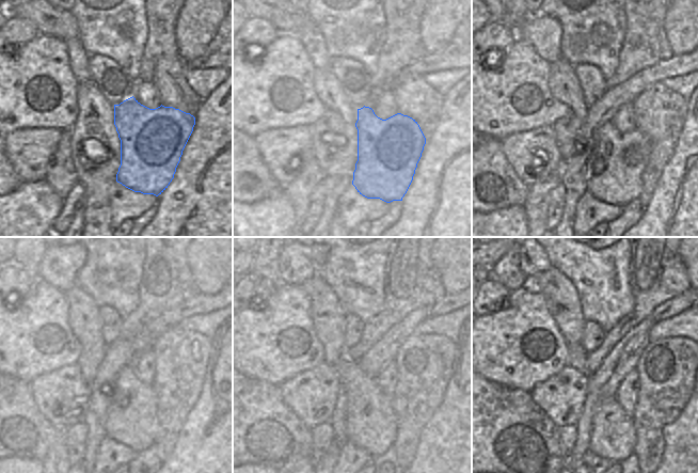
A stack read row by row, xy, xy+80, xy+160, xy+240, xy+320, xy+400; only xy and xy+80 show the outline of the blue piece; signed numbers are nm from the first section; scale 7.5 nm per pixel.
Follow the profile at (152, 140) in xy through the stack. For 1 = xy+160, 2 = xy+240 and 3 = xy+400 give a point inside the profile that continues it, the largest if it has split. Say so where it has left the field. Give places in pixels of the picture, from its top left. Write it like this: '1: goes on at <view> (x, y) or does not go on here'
1: goes on at xy+160 (618, 160)
2: goes on at xy+240 (131, 420)
3: goes on at xy+400 (612, 432)

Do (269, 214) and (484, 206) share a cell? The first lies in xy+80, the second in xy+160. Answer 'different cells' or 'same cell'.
different cells

